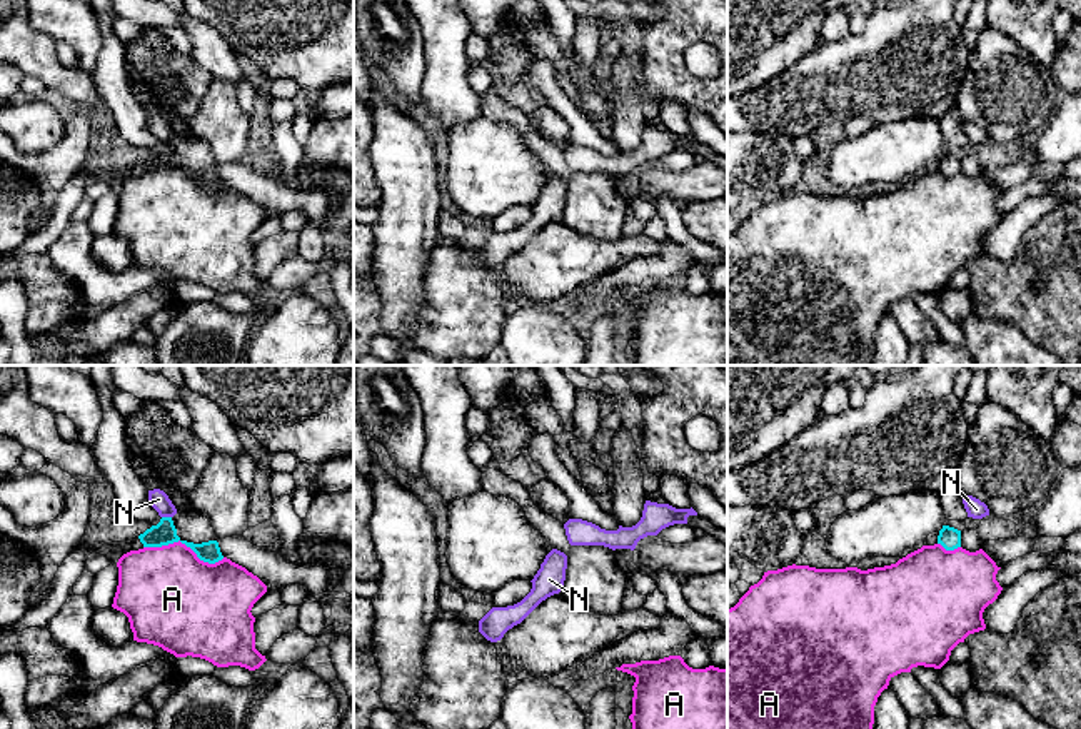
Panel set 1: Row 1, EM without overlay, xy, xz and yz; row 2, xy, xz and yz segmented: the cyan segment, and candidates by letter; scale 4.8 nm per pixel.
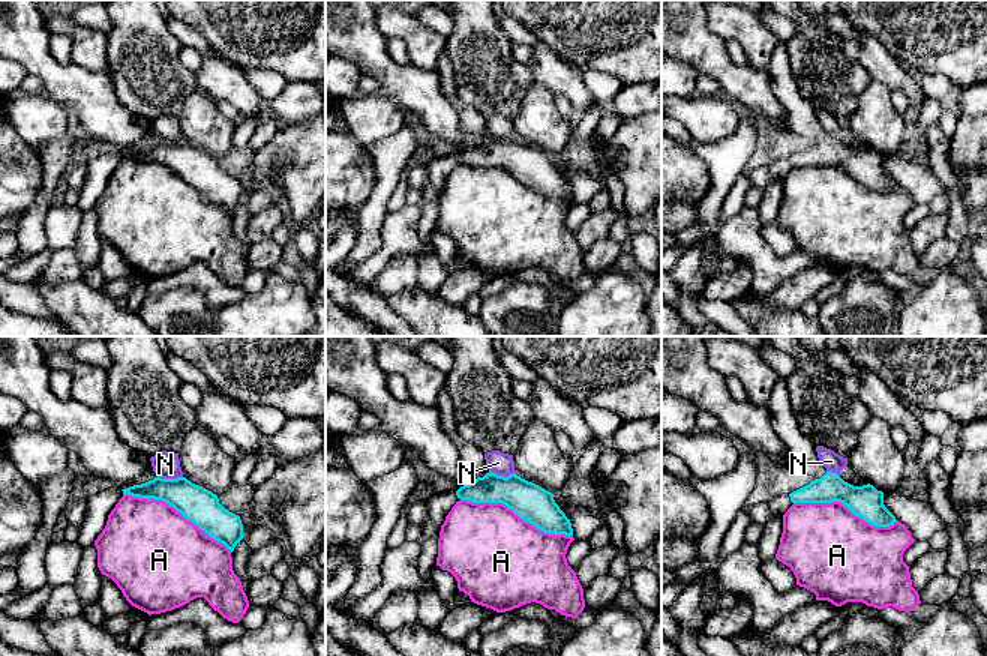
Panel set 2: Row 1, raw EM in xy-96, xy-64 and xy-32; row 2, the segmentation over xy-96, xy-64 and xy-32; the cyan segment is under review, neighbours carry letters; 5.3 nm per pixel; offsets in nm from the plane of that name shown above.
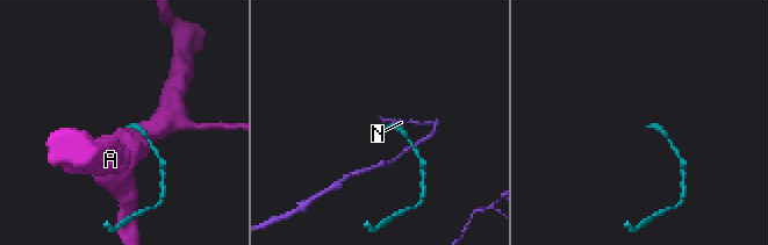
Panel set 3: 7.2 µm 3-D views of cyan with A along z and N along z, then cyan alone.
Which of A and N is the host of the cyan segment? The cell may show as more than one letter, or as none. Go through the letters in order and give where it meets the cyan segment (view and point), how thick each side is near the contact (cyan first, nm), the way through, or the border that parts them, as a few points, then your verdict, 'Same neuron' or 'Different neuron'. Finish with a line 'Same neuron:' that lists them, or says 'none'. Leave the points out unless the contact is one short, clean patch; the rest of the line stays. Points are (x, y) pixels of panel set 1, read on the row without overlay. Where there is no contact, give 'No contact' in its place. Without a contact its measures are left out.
A: Touches cyan at xy (184, 169). Thickness 110 nm (cyan) against 440 nm. Different neuron
N: Touches cyan at xy (167, 144). Thickness 110 nm (cyan) against 90 nm. Boundary: xy (162, 142), (170, 144). Different neuron
Same neuron: none

